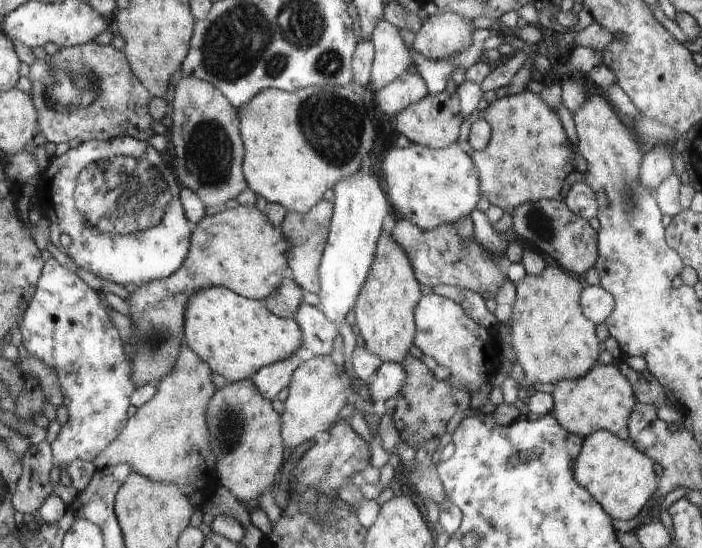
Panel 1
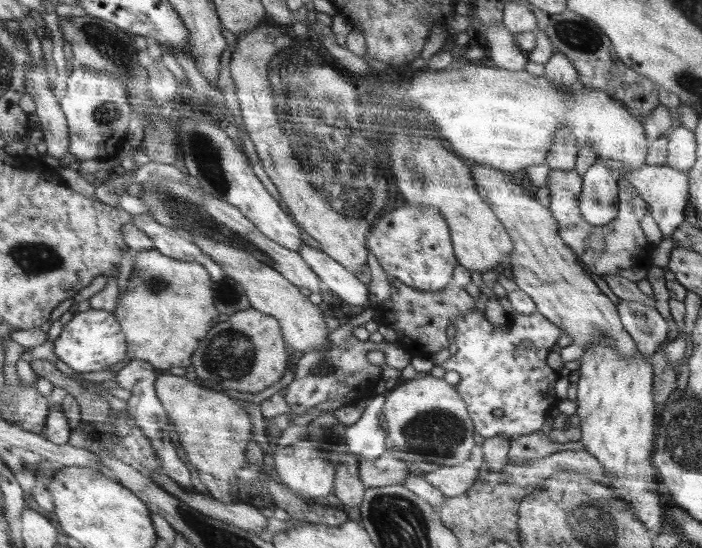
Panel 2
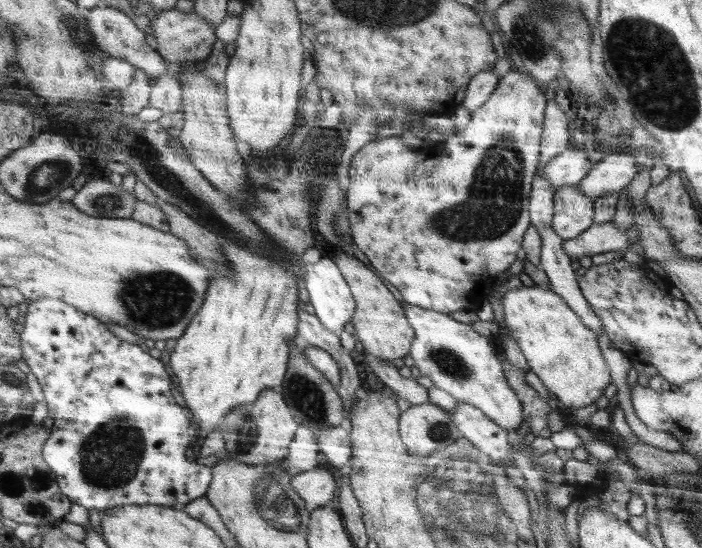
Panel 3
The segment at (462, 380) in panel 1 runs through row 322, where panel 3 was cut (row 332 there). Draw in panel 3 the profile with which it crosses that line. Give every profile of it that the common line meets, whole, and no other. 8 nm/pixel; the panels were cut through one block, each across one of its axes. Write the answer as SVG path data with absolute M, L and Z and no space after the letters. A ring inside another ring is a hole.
M405 304L407 318L414 330L417 330L417 337L414 338L413 348L410 349L410 358L413 358L416 369L421 376L428 376L435 387L441 388L451 394L456 400L462 401L479 410L507 434L512 440L516 436L516 429L522 423L522 405L518 400L515 390L507 381L503 366L497 357L495 349L490 347L490 339L475 332L470 324L462 323L452 319L448 313L420 308L412 304Z

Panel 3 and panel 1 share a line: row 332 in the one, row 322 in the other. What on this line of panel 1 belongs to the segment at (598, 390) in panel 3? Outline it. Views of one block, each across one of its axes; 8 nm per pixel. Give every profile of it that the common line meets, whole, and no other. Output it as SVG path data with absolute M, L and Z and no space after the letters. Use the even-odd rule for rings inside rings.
M546 265L538 276L527 274L517 284L515 303L510 322L508 322L513 346L517 353L515 359L524 369L524 379L520 387L527 389L537 382L577 380L598 362L600 346L596 324L586 318L581 309L582 286L576 276L560 266Z

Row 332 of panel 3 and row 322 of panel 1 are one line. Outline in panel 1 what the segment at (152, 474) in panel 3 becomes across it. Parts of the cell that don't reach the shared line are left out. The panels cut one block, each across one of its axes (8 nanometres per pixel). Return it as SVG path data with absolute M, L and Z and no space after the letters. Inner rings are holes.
M50 257L47 260L45 266L45 272L41 278L40 285L37 290L36 296L33 298L27 313L24 316L23 323L20 326L20 330L23 334L23 344L25 348L31 353L32 356L41 359L46 365L52 366L57 371L57 376L59 377L59 384L61 385L61 390L63 392L64 404L67 406L70 412L69 421L62 426L60 434L57 436L57 439L53 442L53 449L55 450L55 464L60 466L60 464L67 464L68 466L72 465L73 462L76 462L78 459L86 459L90 461L96 460L99 455L102 455L103 452L120 436L122 429L126 426L126 410L130 406L130 394L134 392L136 388L135 380L133 379L133 362L128 354L126 354L126 348L124 347L124 340L119 335L118 330L114 327L114 322L110 319L110 314L108 314L110 304L104 299L104 296L101 292L94 290L92 286L89 286L77 272L73 272L70 268L62 266L55 257Z

